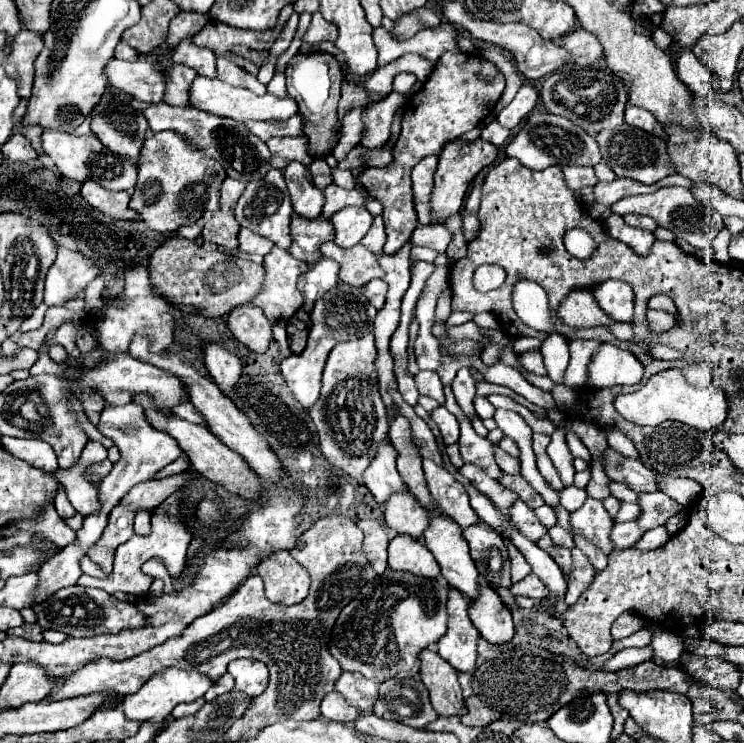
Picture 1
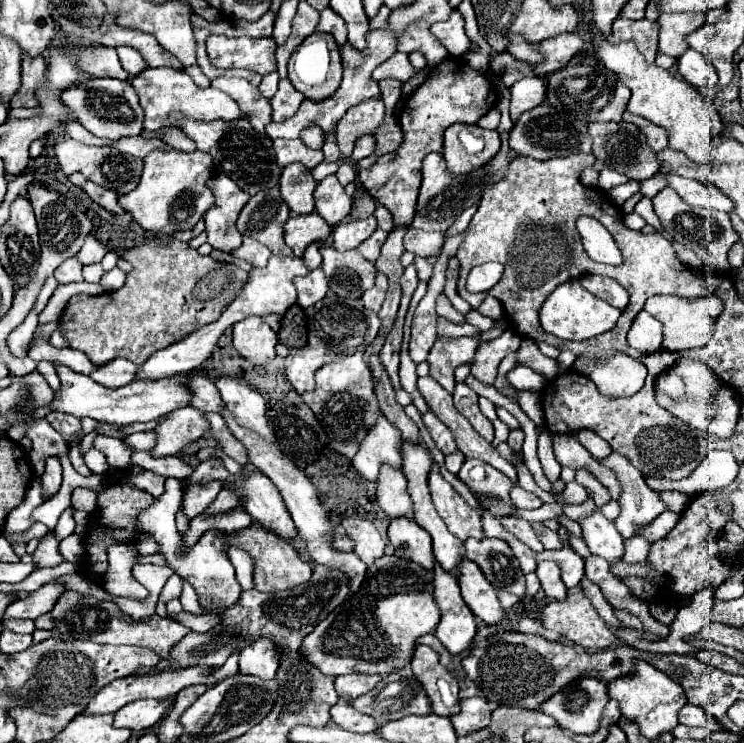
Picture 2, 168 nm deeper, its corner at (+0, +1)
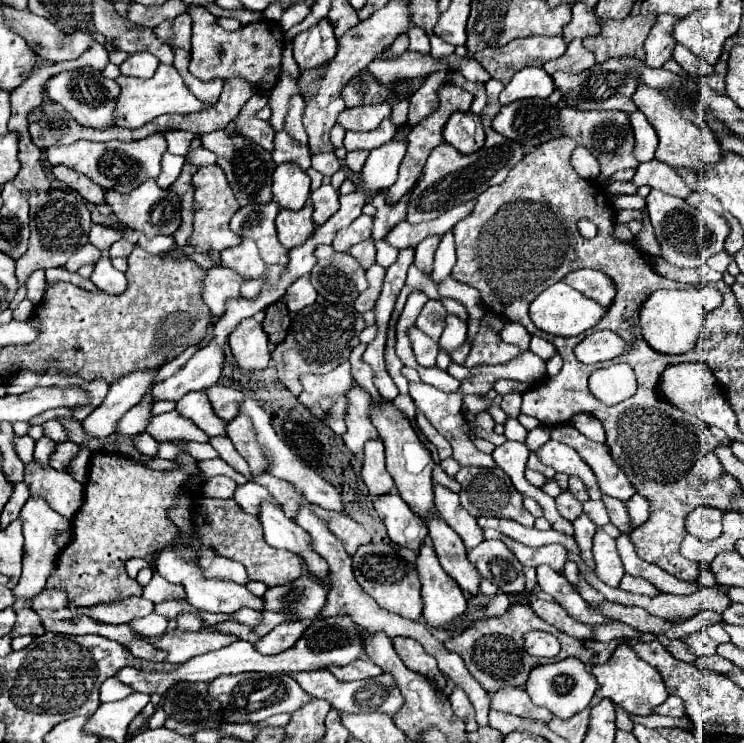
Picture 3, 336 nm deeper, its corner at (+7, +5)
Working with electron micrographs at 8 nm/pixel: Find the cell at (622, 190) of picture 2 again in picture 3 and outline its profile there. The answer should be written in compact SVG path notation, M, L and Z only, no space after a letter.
M657 159L649 161L649 163L641 163L635 171L635 177L631 181L633 185L649 185L653 189L659 189L667 195L673 195L673 197L681 197L681 199L687 199L693 191L687 187L687 183L667 165L667 163L661 163Z

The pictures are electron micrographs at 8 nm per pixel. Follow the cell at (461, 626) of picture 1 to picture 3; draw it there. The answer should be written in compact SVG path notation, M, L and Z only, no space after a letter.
M421 545L417 557L417 571L421 577L421 597L425 603L423 617L431 627L447 627L467 609L467 599L459 585L439 565L431 545Z

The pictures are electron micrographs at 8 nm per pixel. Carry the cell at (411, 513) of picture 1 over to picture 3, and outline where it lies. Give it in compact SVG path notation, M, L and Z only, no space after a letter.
M379 439L367 441L361 475L363 475L363 481L365 481L365 485L373 497L397 493L395 483L385 469L385 453L383 453L383 443Z

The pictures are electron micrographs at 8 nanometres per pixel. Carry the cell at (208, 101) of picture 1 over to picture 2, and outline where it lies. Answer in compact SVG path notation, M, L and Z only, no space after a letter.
M156 67L156 69L146 69L138 77L132 79L132 87L136 89L140 97L140 105L144 109L144 129L146 131L156 131L162 127L174 127L174 121L170 121L170 113L178 111L186 119L194 121L214 121L214 119L224 119L224 121L234 121L242 117L240 107L236 105L230 95L208 87L208 89L198 89L192 81L190 75L178 69L170 67Z

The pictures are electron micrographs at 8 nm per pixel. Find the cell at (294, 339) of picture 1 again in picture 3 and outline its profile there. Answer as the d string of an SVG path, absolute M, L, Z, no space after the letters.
M277 301L265 309L263 329L269 335L269 341L273 345L279 345L287 337L289 323L291 323L291 317L289 317L289 309L287 309L285 301Z

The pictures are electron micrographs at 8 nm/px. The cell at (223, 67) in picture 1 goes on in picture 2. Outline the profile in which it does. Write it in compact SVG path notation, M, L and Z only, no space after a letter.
M220 77L212 81L214 89L220 89L224 93L228 93L234 101L238 101L238 105L242 107L242 115L244 119L250 121L250 125L258 131L264 133L266 123L270 123L270 101L262 97L262 93L258 91L258 87L250 85L246 79L228 79L228 77Z

